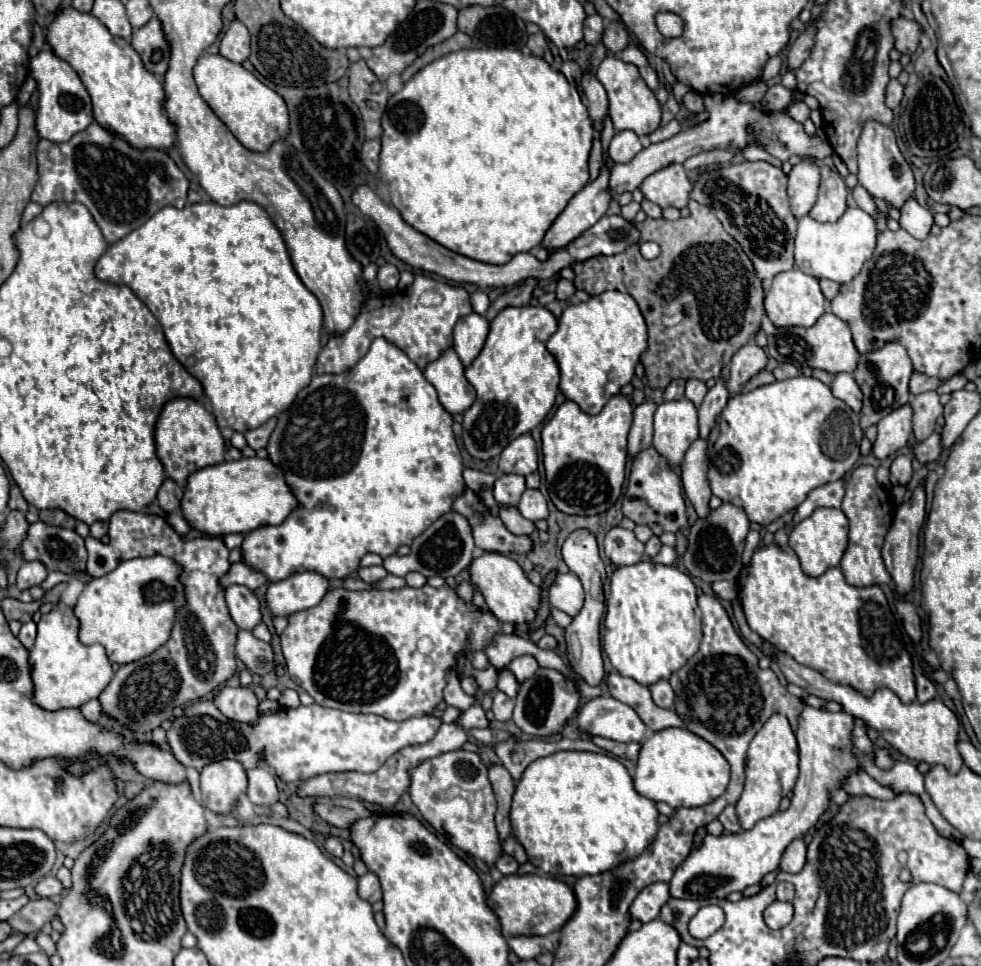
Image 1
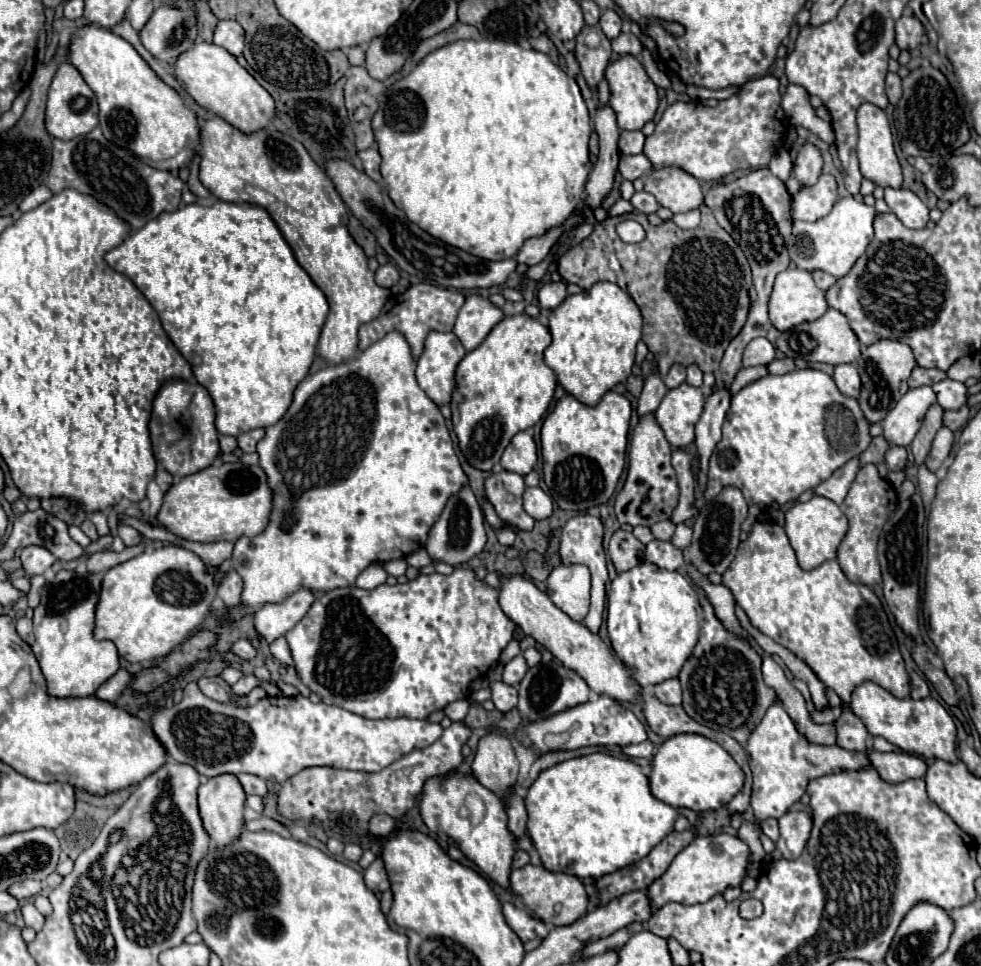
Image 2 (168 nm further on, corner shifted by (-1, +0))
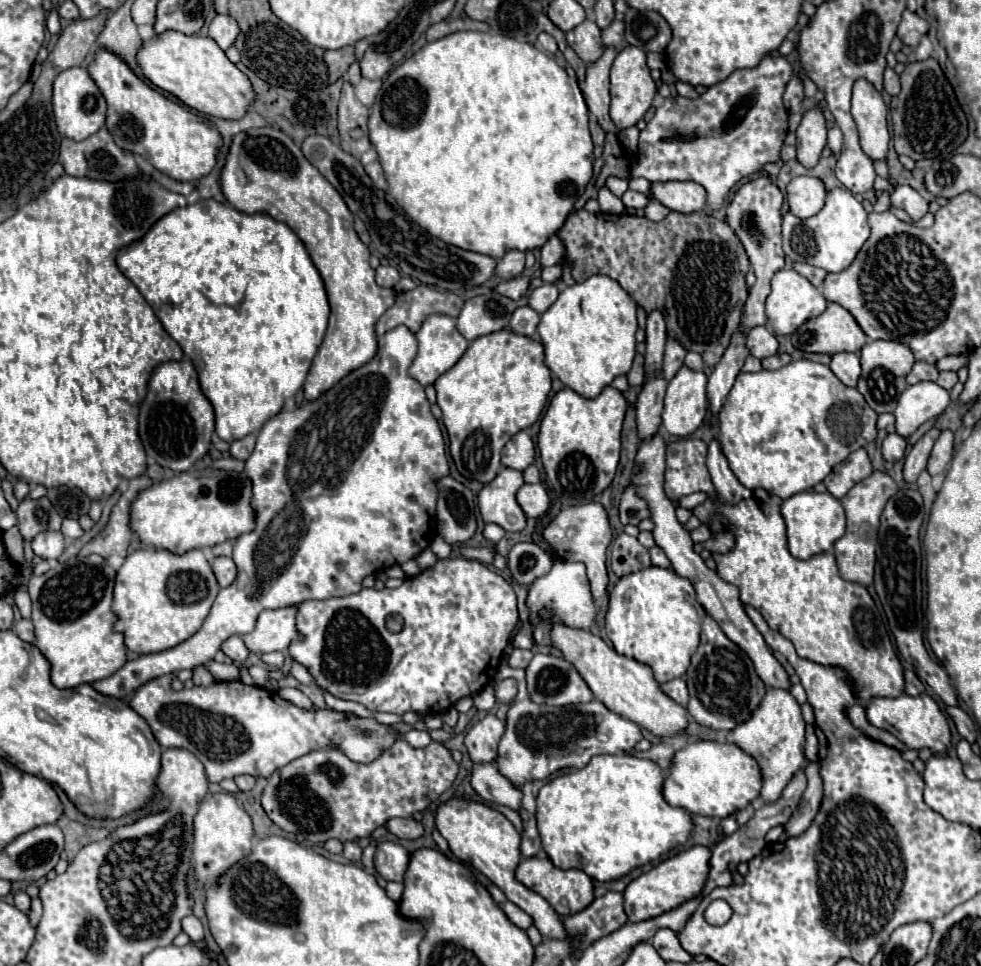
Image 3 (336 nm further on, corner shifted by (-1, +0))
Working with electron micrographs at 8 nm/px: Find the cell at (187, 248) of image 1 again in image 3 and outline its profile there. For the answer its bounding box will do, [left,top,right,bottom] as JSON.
[116,198,330,442]

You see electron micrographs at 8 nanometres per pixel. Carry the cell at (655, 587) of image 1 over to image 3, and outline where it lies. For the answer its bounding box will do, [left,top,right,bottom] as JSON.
[606,566,710,684]

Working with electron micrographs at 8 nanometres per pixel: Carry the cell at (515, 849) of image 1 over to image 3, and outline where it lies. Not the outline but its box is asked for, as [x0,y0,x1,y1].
[472,762,522,810]

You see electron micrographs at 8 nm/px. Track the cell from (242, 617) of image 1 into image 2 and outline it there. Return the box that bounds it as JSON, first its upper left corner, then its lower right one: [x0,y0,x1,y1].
[218,570,242,608]

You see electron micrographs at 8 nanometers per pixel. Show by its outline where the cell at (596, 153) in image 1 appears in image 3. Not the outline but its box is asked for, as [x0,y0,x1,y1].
[590,116,604,158]

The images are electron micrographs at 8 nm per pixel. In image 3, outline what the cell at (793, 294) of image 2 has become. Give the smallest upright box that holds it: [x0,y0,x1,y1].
[766,270,826,336]

